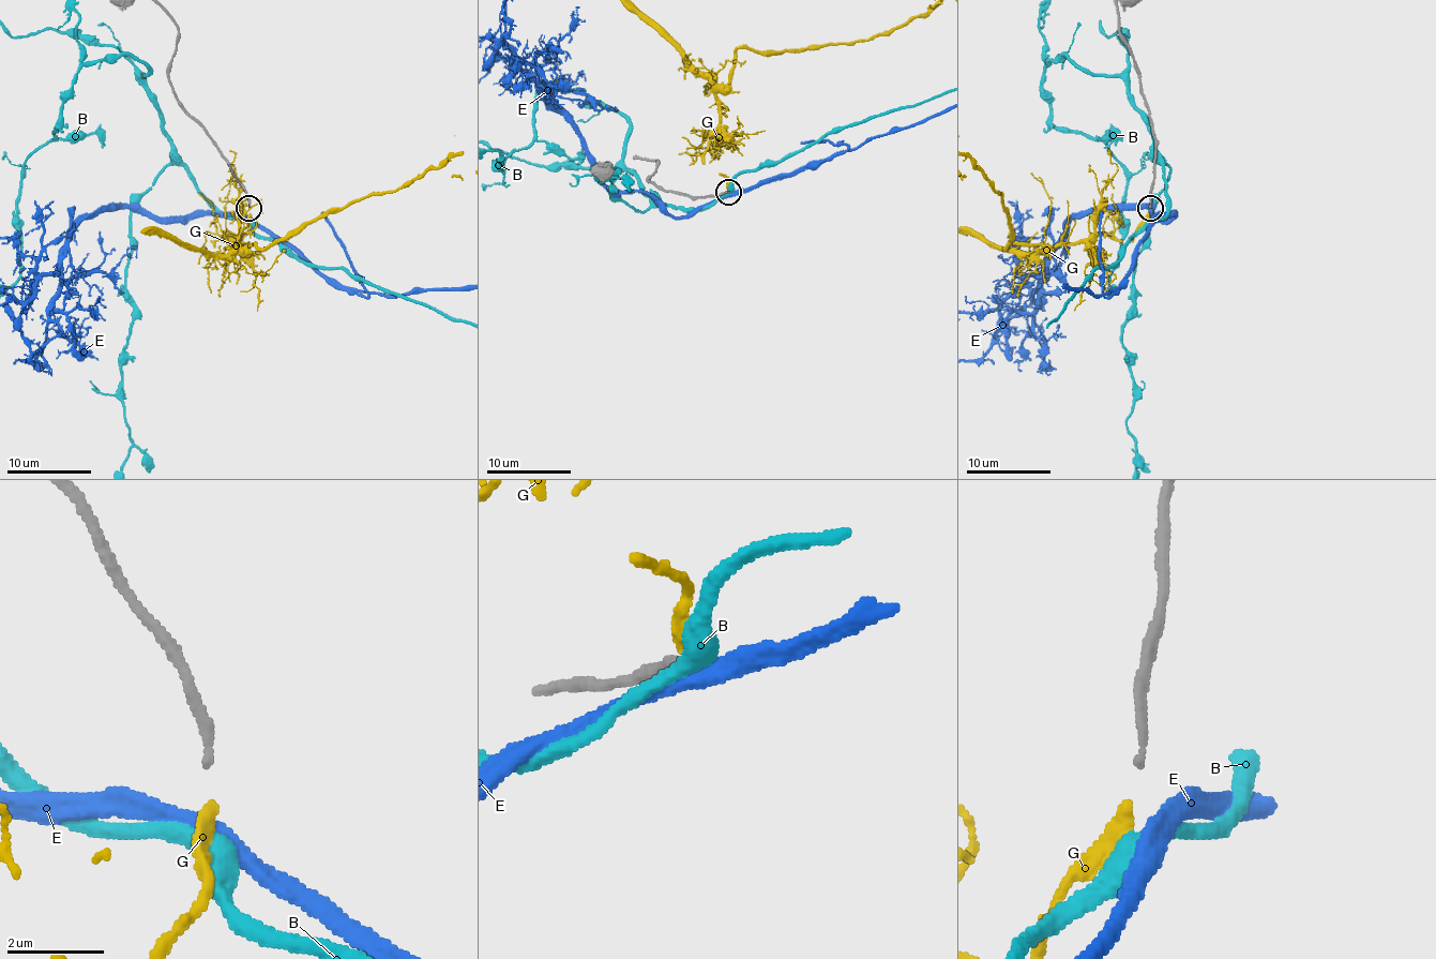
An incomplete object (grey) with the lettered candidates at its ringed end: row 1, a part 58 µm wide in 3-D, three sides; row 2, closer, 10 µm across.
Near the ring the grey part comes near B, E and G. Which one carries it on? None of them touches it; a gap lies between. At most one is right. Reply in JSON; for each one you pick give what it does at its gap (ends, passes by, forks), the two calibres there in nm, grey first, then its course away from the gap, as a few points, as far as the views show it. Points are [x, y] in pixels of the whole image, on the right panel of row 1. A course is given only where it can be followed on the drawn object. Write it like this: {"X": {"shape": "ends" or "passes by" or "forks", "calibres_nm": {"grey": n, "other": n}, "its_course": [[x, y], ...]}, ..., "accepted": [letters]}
{"G": {"shape": "ends", "calibres_nm": {"grey": 180, "other": 320}}, "accepted": ["G"]}

